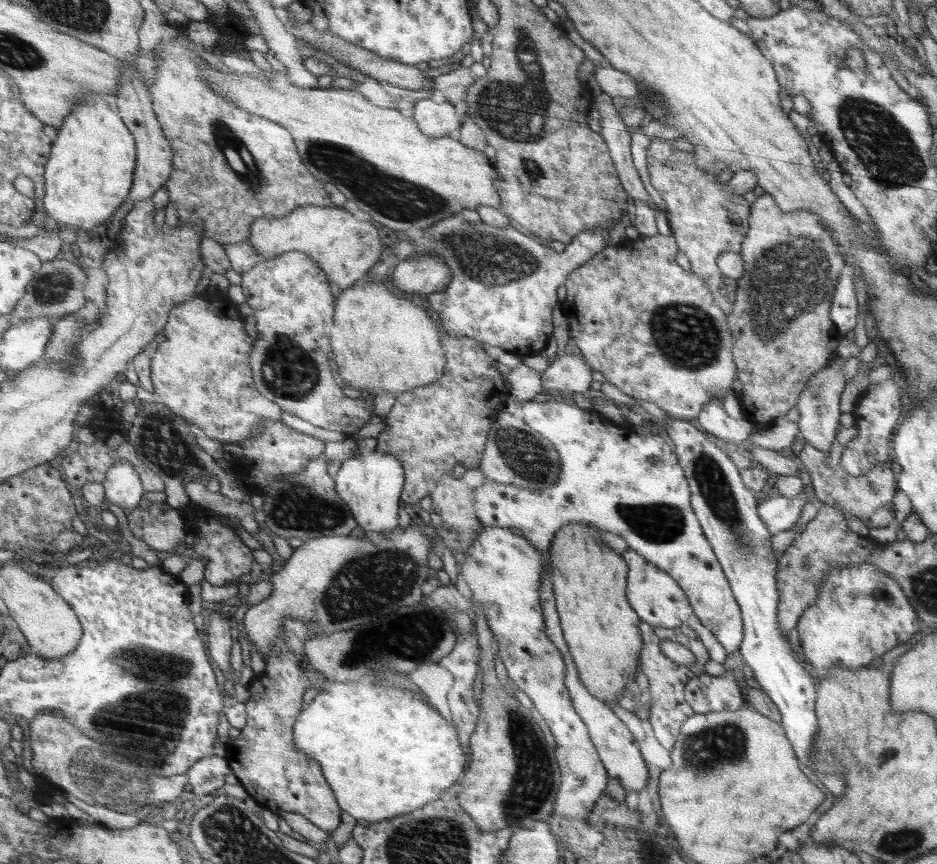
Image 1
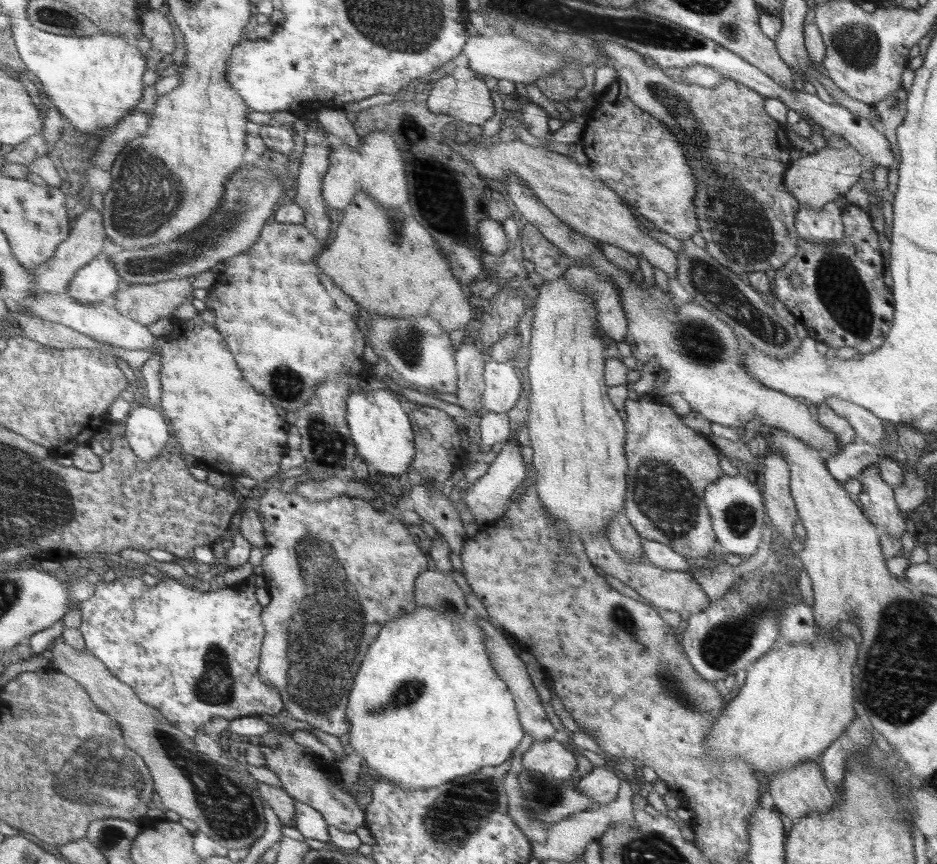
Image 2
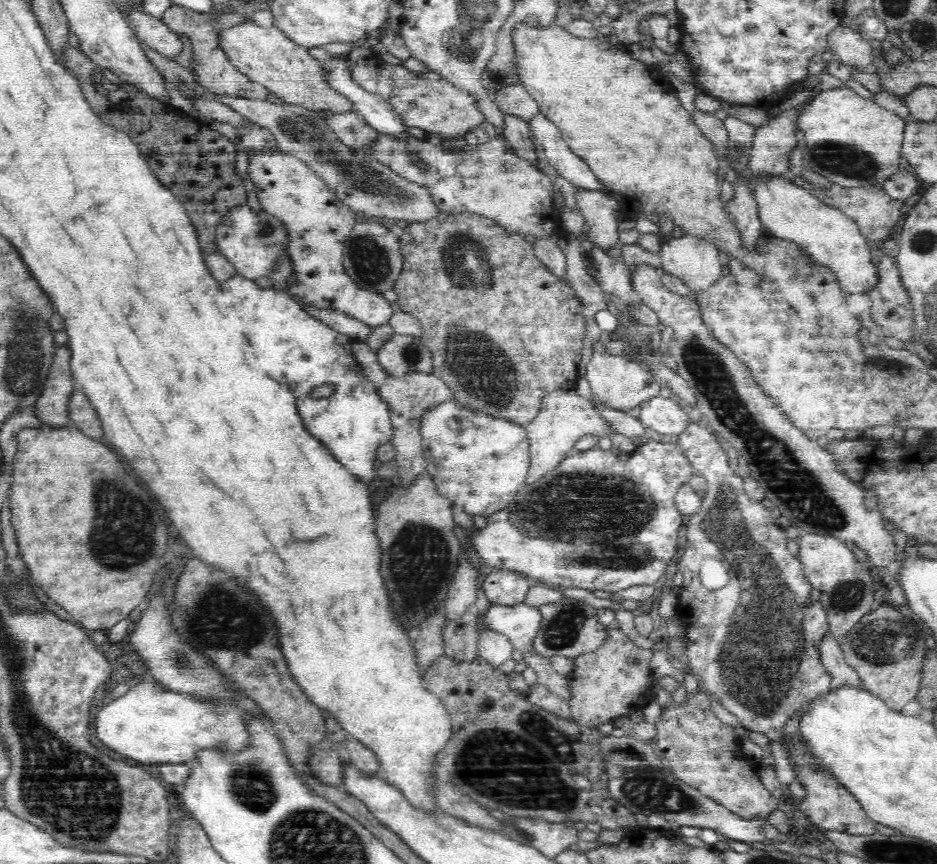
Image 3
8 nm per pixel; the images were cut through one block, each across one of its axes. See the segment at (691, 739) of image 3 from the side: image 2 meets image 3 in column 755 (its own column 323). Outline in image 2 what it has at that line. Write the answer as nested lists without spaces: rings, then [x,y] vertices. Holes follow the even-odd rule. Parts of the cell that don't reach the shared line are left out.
[[[276,715],[260,716],[269,726],[269,730],[260,735],[258,748],[266,758],[266,768],[269,768],[278,776],[282,788],[296,801],[310,805],[316,809],[328,824],[336,826],[346,832],[354,832],[358,826],[364,825],[364,812],[358,808],[356,800],[342,792],[336,770],[326,770],[326,763],[320,760],[312,750],[296,743],[292,739],[292,733],[284,730],[284,724],[278,721]]]

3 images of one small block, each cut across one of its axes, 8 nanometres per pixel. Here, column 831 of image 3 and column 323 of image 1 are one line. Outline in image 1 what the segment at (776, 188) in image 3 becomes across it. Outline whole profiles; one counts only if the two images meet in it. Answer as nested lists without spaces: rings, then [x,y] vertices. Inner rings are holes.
[[[335,205],[298,207],[286,216],[257,219],[250,228],[247,242],[252,243],[264,259],[272,259],[290,251],[305,252],[313,257],[339,290],[347,289],[360,276],[364,277],[366,270],[378,262],[382,252],[382,238],[372,222],[368,224],[356,220],[350,212]]]

